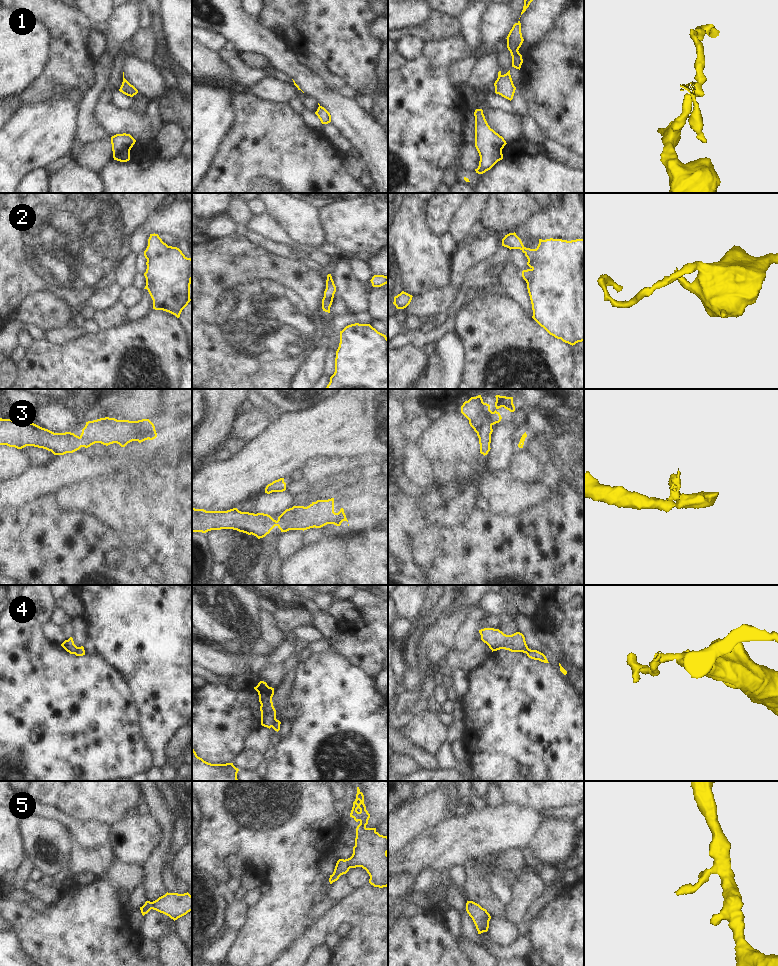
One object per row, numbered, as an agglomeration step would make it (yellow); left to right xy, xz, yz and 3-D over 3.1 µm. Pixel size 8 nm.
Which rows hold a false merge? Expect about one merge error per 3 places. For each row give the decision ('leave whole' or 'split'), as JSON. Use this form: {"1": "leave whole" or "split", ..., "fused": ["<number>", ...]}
{"1": "split", "2": "leave whole", "3": "leave whole", "4": "split", "5": "leave whole", "fused": ["1", "4"]}

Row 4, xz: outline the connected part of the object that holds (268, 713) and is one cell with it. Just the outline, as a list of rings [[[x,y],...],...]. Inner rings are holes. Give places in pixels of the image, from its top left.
[[[260,681],[254,689],[258,692],[261,704],[261,725],[270,729],[272,724],[277,720],[276,710],[272,702],[274,688],[269,687],[266,682]]]

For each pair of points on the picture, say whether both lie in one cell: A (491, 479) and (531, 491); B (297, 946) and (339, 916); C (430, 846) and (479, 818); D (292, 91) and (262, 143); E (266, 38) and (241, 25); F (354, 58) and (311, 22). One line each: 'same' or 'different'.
A: same
B: same
C: same
D: different
E: same
F: same

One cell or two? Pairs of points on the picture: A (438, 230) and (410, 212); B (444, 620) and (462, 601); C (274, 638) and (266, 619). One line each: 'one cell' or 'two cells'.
A: two cells
B: two cells
C: one cell

